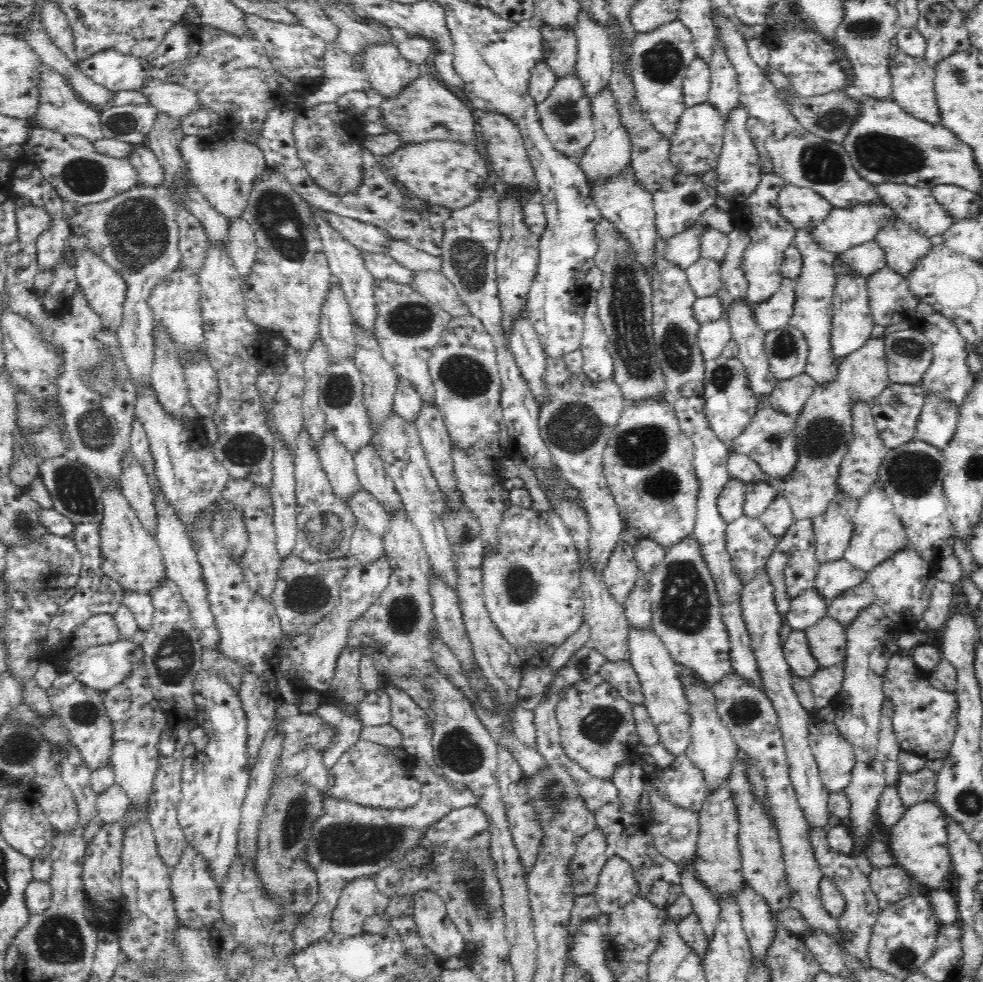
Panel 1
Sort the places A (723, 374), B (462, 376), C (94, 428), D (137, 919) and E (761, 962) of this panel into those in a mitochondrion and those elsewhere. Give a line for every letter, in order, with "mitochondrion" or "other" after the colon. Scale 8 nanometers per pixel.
A: mitochondrion
B: mitochondrion
C: mitochondrion
D: other
E: other

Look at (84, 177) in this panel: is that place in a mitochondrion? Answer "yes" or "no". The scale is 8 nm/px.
yes

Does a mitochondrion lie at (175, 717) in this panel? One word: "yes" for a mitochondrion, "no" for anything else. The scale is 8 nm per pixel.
no

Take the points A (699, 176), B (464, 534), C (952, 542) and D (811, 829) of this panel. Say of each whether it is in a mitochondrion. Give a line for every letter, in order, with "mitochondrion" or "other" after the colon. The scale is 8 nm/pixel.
A: other
B: mitochondrion
C: other
D: other

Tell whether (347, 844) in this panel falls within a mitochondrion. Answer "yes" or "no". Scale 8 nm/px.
yes

